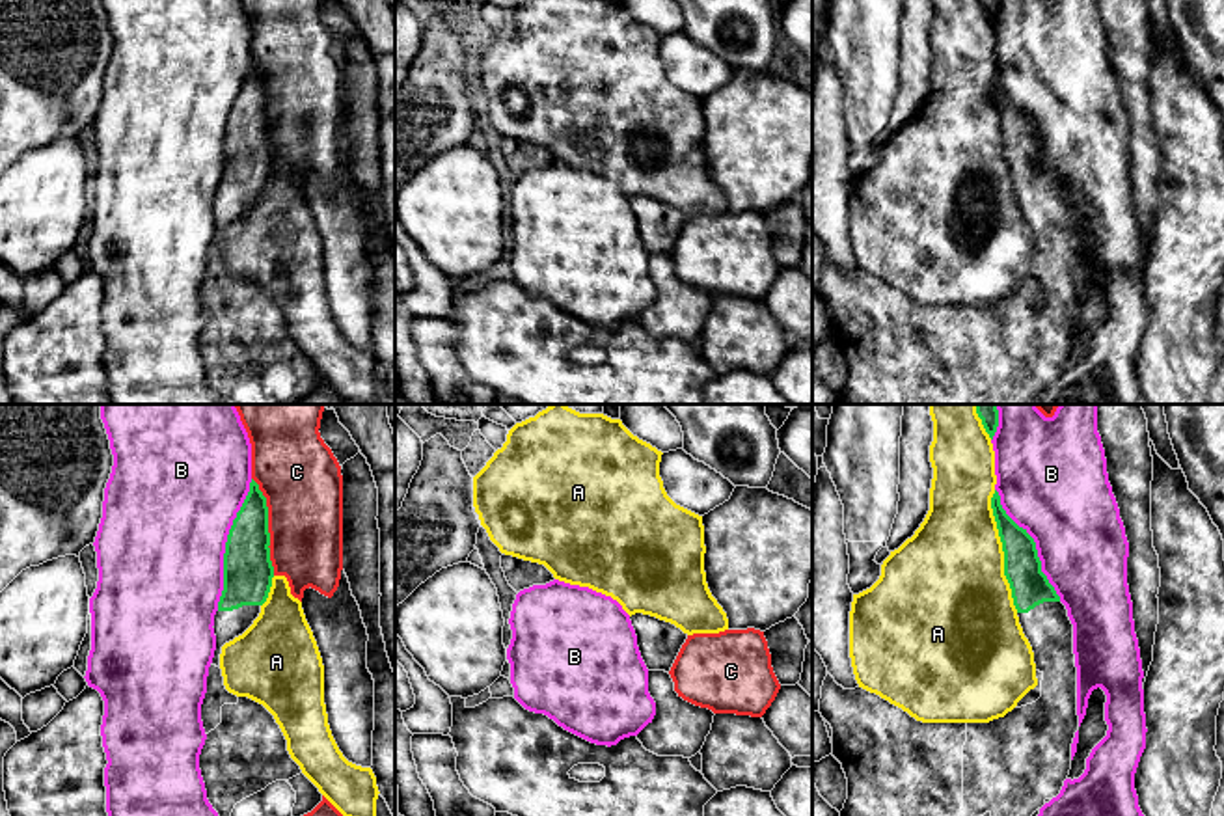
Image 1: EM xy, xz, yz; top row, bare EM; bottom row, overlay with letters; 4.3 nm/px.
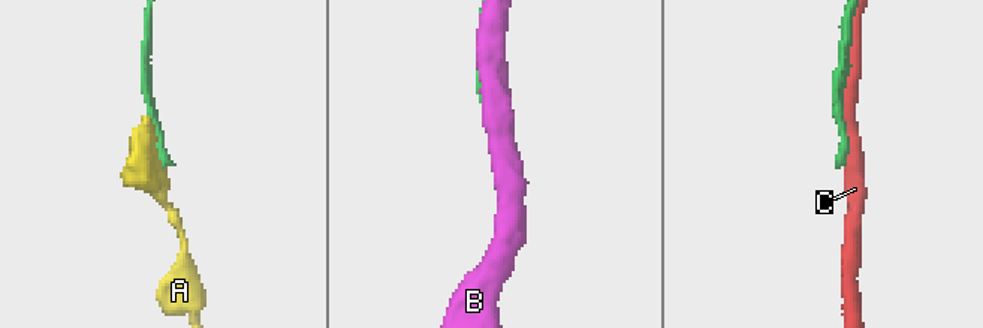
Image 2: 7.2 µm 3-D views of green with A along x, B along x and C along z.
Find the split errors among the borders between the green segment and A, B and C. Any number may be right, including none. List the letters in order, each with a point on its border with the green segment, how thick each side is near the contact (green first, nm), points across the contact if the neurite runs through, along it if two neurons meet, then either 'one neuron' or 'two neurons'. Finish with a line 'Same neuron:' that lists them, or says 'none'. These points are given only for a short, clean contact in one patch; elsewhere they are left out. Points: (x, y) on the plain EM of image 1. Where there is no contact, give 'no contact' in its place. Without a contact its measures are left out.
A: contact yz (1003, 133); calibres 160 and 460 nm; two neurons
B: contact xy (226, 127); calibres 220 and 500 nm; two neurons
C: contact xy (267, 108); calibres 220 and 340 nm; two neurons
Same neuron: none

